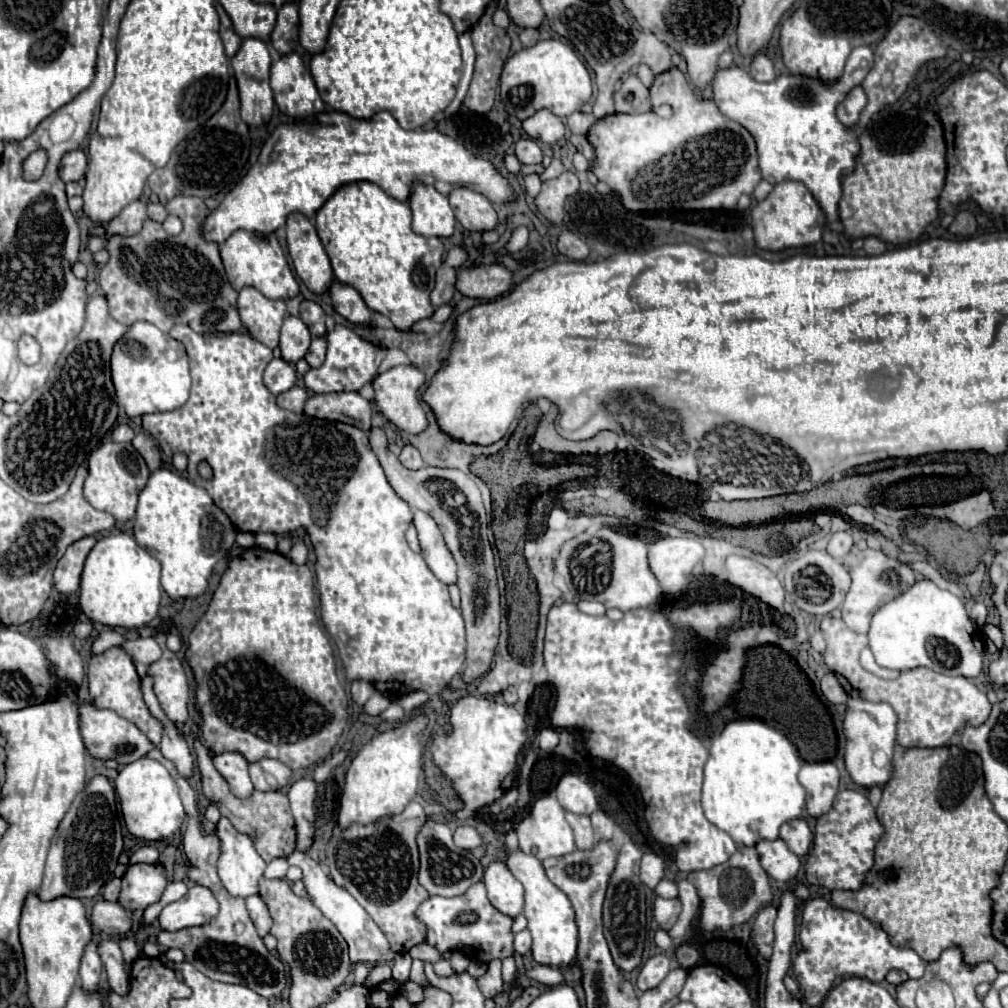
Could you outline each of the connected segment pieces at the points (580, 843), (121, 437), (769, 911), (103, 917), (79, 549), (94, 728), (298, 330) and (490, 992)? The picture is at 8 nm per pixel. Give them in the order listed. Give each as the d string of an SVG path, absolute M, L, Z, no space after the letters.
M567 814L567 822L573 828L575 834L575 848L577 850L591 850L597 844L597 838L593 834L591 822L587 816L579 816L579 814Z
M117 426L115 430L113 430L113 434L111 434L111 438L115 440L115 442L131 442L133 440L133 430L129 428L129 426Z
M773 904L765 906L757 914L753 928L751 928L751 940L765 960L769 960L771 952L773 952L773 938L775 938L773 936L773 922L775 922L775 918L777 918L777 908Z
M101 900L91 910L91 924L109 936L125 936L133 930L133 920L117 902Z
M81 538L79 542L73 542L63 558L57 562L57 568L53 572L53 586L61 594L75 594L79 590L79 580L83 572L83 562L95 544L95 538Z
M79 702L77 704L79 710L79 730L81 730L81 738L85 744L85 750L91 758L97 760L117 760L121 766L139 760L141 756L145 756L153 744L147 740L147 736L129 720L121 718L119 714L115 714L113 710L107 708L97 708L91 702Z
M287 316L281 328L281 342L279 342L283 360L295 364L305 356L309 344L311 344L311 334L303 324L303 320L297 316Z
M491 960L487 964L487 972L477 980L479 990L483 992L486 999L493 999L503 990L503 980L501 980L501 960Z

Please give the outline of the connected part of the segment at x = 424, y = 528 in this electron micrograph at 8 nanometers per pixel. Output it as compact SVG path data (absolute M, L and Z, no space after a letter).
M417 510L415 520L413 520L417 532L419 532L419 542L421 542L421 554L431 568L431 572L445 584L455 584L457 582L457 564L453 554L449 552L439 526L435 520L427 514Z

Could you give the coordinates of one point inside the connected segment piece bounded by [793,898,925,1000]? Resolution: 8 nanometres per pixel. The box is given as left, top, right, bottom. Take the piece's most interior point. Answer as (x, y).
(834, 940)

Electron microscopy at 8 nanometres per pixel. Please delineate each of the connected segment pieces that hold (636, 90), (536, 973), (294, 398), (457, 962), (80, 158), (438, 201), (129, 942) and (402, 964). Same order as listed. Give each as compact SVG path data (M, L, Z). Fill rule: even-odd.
M637 76L625 78L621 88L613 94L613 100L615 100L615 112L623 114L653 112L653 106L649 102L649 90Z
M535 966L527 974L529 974L529 978L533 978L545 986L559 986L565 980L563 972L559 968L553 968L553 966Z
M293 386L291 390L277 396L277 406L285 408L285 410L291 410L295 414L301 414L303 406L305 406L305 400L307 400L307 390L301 388L301 386Z
M453 952L453 956L451 956L449 962L451 962L451 968L455 972L465 972L467 966L469 966L469 958L465 954L461 954L461 952Z
M73 150L71 154L63 156L61 170L59 170L59 176L63 178L63 182L81 180L85 172L87 172L87 156L83 150Z
M423 182L411 184L407 204L413 212L413 232L421 236L451 236L455 230L455 216L447 196Z
M125 936L125 938L119 940L119 946L121 946L121 950L123 950L123 958L125 958L127 962L133 962L133 960L139 956L139 946L137 946L135 938Z
M397 954L393 960L393 978L407 982L411 970L411 956L409 954Z

